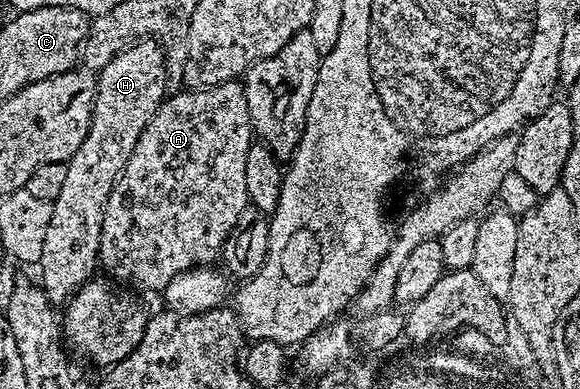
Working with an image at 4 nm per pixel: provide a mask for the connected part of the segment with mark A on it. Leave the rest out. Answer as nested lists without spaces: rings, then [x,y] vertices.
[[[238,79],[226,80],[225,83],[212,88],[182,91],[176,96],[174,94],[168,95],[153,114],[151,121],[145,126],[129,162],[123,167],[123,173],[116,180],[107,196],[107,205],[103,211],[103,225],[99,231],[98,263],[100,265],[111,264],[111,268],[115,268],[115,272],[119,272],[119,282],[124,285],[136,284],[137,287],[148,288],[155,294],[162,293],[163,289],[169,286],[169,282],[182,275],[183,272],[203,270],[211,266],[214,260],[218,261],[222,257],[223,247],[229,234],[242,221],[243,213],[249,208],[247,183],[245,182],[245,162],[253,143],[253,129],[242,83]]]

